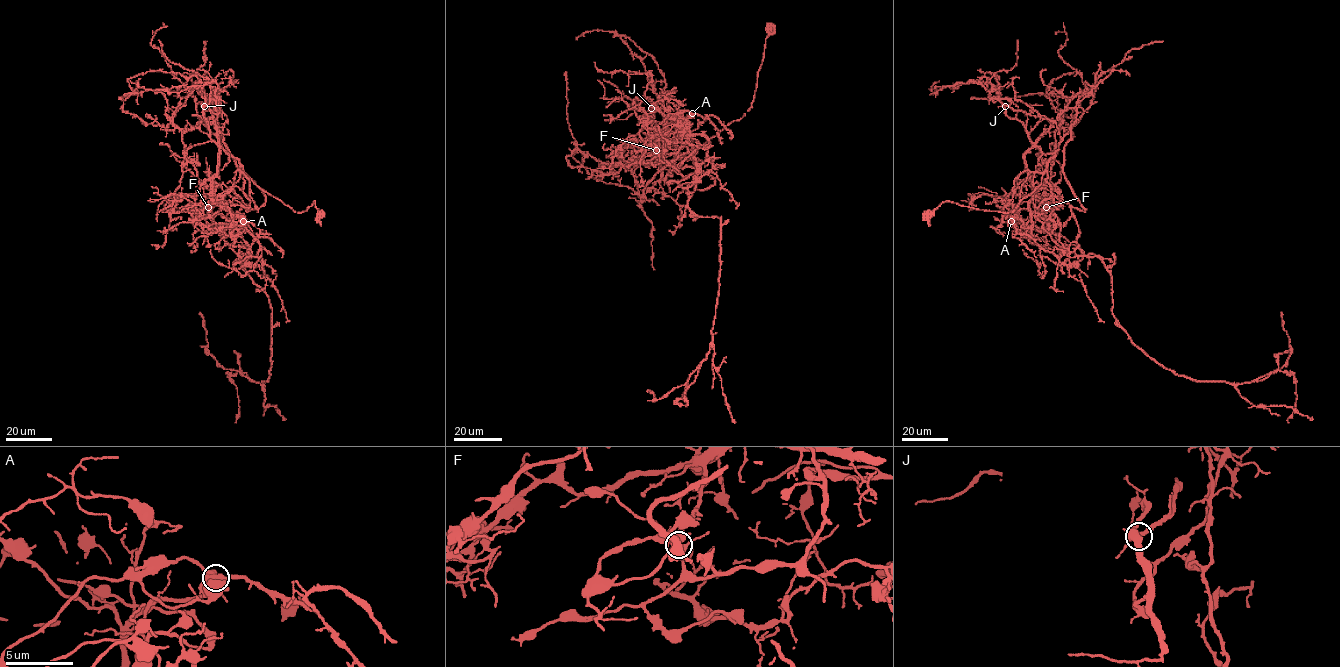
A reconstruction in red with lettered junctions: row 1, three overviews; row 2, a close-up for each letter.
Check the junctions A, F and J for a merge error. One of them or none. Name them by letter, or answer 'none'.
F

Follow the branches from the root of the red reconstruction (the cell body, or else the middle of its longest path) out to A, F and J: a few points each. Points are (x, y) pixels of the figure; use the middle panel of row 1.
A: (772, 30), (755, 97), (745, 114), (705, 143), (693, 145), (682, 116), (668, 115), (676, 122), (692, 113)
F: (772, 30), (755, 97), (745, 114), (698, 145), (682, 116), (676, 116), (660, 133), (655, 150)
J: (772, 30), (765, 41), (751, 107), (705, 143), (676, 157), (676, 147), (656, 128), (651, 108)

